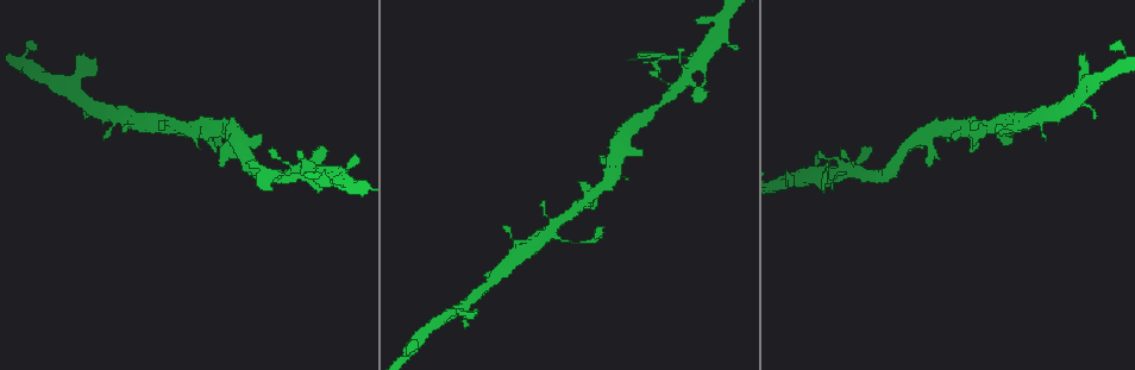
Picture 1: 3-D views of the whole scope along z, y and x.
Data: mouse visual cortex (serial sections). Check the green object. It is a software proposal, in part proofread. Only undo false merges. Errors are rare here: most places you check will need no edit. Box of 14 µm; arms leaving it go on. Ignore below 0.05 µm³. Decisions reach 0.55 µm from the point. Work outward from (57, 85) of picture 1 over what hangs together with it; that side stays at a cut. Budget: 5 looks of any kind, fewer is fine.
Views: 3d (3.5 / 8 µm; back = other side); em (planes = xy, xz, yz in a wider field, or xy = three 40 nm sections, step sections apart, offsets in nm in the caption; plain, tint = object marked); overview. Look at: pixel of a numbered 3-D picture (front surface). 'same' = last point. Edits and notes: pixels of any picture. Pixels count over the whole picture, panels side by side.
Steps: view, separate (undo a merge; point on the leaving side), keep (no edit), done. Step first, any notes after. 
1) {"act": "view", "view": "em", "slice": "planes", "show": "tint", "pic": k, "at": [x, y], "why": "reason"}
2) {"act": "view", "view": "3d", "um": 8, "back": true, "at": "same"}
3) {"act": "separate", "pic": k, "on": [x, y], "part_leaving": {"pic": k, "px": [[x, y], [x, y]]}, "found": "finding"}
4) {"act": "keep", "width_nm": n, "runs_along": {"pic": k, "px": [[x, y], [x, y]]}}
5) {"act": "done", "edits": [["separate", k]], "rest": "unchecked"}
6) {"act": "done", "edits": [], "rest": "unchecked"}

{"act": "view", "view": "3d", "um": 3.5, "pic": 1, "at": [579, 243]}

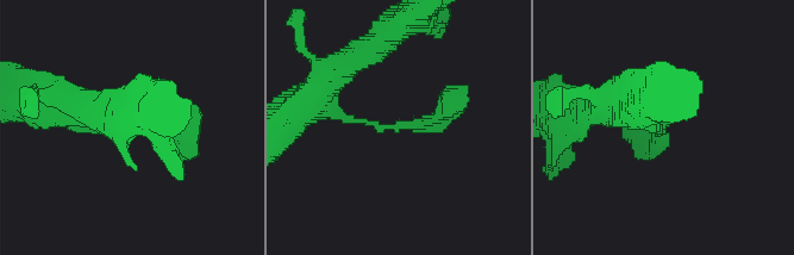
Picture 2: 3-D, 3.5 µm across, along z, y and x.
{"act": "view", "view": "em", "slice": "xy", "step": 1, "show": "tint", "pic": 2, "at": [393, 129], "arm_widths_nm": [150, 250]}

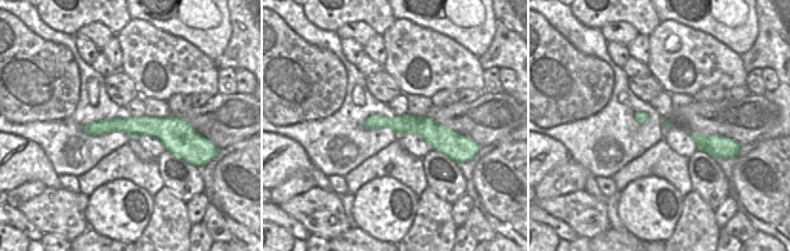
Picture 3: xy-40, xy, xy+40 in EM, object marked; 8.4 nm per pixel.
{"act": "keep", "runs_along": {"pic": 3, "px": [[87, 129], [131, 125], [190, 132]]}, "found": "continuous, no second cell"}

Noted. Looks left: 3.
{"act": "view", "view": "3d", "um": 8, "pic": 1, "at": [284, 178], "why": "a narrow waist"}

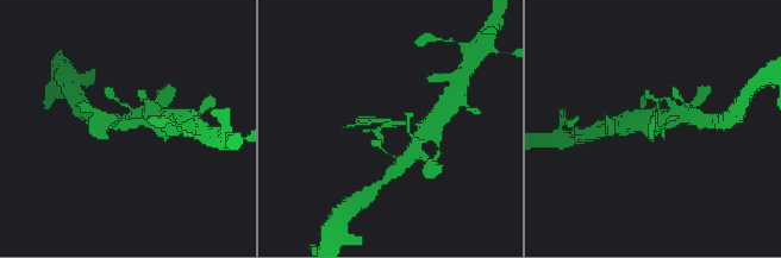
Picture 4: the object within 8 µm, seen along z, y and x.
{"act": "view", "view": "em", "slice": "planes", "show": "tint", "pic": 4, "at": [390, 122], "why": "now the EM"}

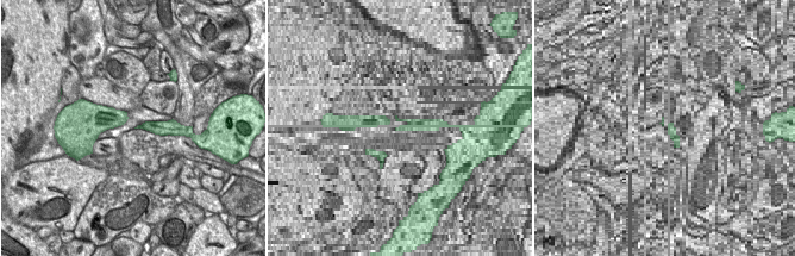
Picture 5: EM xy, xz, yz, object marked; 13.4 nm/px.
{"act": "keep", "width_nm": 220, "runs_along": {"pic": 4, "px": [[420, 126], [410, 121], [358, 120]]}, "found": "all the same cell"}

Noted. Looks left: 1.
{"act": "done", "edits": [], "rest": "unchecked"}

